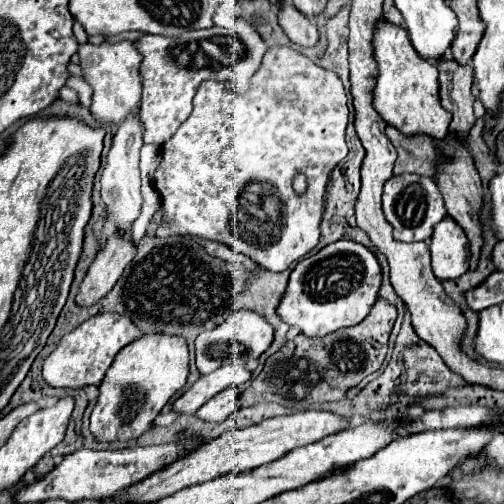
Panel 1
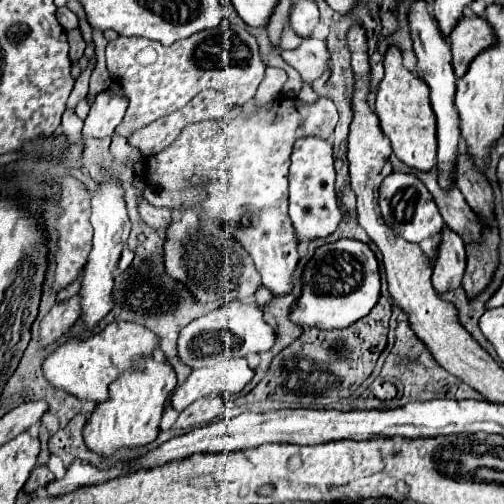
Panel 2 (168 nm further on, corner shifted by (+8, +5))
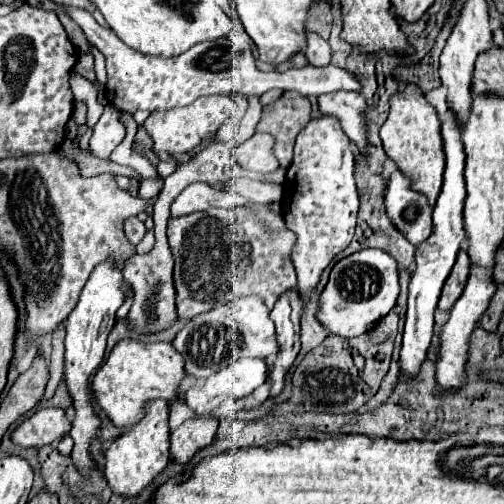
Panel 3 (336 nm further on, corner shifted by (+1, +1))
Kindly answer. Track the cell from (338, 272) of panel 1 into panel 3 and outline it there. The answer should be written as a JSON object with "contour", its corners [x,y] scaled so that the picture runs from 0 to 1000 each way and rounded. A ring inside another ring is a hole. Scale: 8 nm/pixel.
{"contour":[[[716,494],[661,526],[653,558],[633,589],[629,633],[665,665],[708,669],[744,649],[744,641],[776,617],[788,585],[792,550],[784,514],[756,494]]]}

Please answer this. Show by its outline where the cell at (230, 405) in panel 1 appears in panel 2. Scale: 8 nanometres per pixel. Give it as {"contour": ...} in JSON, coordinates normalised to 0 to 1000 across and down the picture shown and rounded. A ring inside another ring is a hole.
{"contour":[[[417,784],[409,792],[397,792],[389,800],[381,800],[381,808],[369,808],[357,827],[349,831],[349,839],[341,843],[341,851],[389,851],[401,847],[417,835],[425,835],[444,812],[444,788],[429,788]]]}

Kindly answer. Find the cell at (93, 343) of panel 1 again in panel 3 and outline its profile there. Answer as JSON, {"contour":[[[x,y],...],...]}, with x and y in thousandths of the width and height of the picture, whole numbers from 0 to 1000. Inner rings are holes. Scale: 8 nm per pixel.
{"contour":[[[240,673],[228,681],[196,736],[185,744],[181,780],[188,784],[192,804],[232,847],[256,847],[280,831],[284,800],[292,792],[323,788],[339,800],[339,788],[351,784],[355,756],[363,748],[363,708],[347,696],[339,681],[288,681],[272,673]]]}

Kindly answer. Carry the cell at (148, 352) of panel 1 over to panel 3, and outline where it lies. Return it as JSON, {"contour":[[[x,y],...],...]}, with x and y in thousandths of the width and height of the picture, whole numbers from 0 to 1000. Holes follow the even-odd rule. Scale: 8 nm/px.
{"contour":[[[300,792],[284,804],[284,827],[264,847],[252,847],[244,863],[224,871],[204,895],[208,907],[208,950],[216,966],[236,978],[264,986],[288,962],[296,962],[335,919],[335,804],[327,792]]]}

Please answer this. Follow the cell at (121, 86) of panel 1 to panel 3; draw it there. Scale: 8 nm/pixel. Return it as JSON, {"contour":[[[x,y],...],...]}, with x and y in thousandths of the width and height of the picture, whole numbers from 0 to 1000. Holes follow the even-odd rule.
{"contour":[[[224,208],[208,210],[200,236],[185,252],[181,268],[181,300],[196,315],[216,315],[216,304],[244,280],[248,248],[236,236],[236,224]]]}

